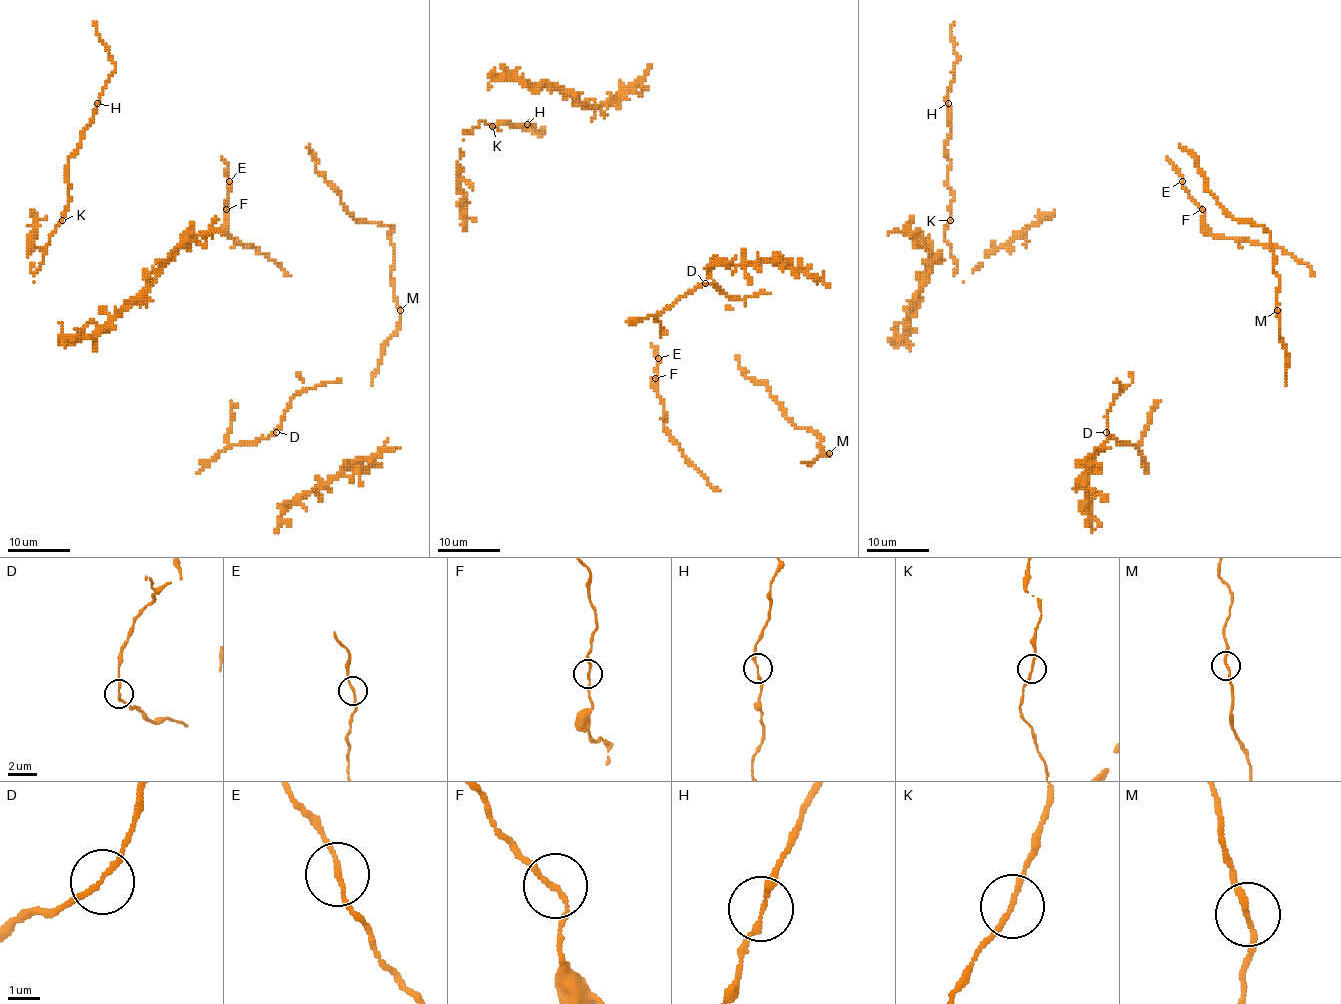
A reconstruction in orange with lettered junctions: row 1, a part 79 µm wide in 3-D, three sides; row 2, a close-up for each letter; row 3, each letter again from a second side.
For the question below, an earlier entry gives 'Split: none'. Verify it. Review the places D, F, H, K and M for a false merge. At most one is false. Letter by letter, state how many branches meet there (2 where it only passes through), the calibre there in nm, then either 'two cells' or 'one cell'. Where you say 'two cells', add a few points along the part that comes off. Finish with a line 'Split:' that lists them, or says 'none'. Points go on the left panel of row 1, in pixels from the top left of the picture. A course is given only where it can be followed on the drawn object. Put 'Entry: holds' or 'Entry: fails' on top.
Entry: holds
D: 2 branches meet; 160 nm thick; one cell
F: 2 branches meet; 140 nm thick; one cell
H: 2 branches meet; 170 nm thick; one cell
K: 2 branches meet; 140 nm thick; one cell
M: 2 branches meet; 160 nm thick; one cell
Split: none

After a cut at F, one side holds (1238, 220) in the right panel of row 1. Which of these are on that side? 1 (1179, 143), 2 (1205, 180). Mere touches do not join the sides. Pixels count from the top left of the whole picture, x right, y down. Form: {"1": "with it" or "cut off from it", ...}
{"1": "with it", "2": "with it"}

